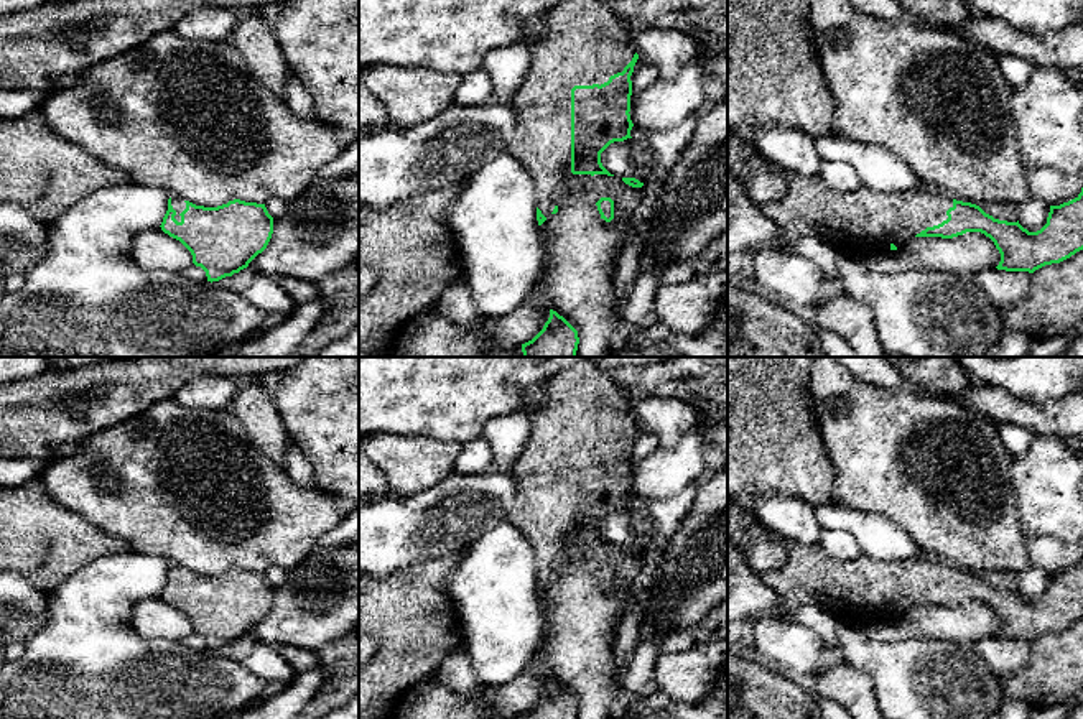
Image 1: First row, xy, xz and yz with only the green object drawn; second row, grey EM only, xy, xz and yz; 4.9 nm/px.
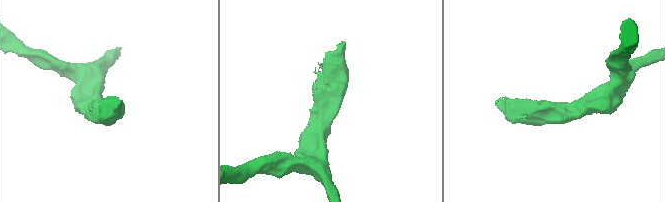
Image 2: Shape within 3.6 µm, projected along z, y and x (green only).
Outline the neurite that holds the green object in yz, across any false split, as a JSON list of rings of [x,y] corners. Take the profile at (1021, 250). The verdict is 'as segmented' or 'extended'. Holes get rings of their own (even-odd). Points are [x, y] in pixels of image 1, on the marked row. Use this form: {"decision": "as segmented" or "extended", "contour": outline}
{"decision": "extended", "contour": [[[727,132],[727,169],[742,183],[751,165],[775,169],[787,181],[782,199],[762,204],[787,244],[818,237],[834,250],[866,258],[897,250],[913,237],[953,239],[981,232],[1001,253],[997,270],[1029,273],[1083,250],[1083,188],[1075,199],[1050,206],[1047,224],[1029,232],[1019,220],[994,219],[976,204],[943,194],[889,194],[867,188],[841,194],[820,178],[775,168],[747,138]]]}

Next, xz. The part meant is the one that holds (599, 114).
{"decision": "extended", "contour": [[[563,0],[546,13],[545,31],[512,100],[517,128],[509,146],[533,178],[538,225],[558,212],[571,173],[614,176],[602,166],[601,153],[614,141],[632,138],[629,112],[637,59],[629,20],[619,16],[609,2]]]}

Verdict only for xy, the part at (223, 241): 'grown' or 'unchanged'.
grown

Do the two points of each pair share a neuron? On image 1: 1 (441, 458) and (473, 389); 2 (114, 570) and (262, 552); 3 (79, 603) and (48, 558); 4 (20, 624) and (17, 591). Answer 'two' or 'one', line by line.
1: two
2: two
3: two
4: one

